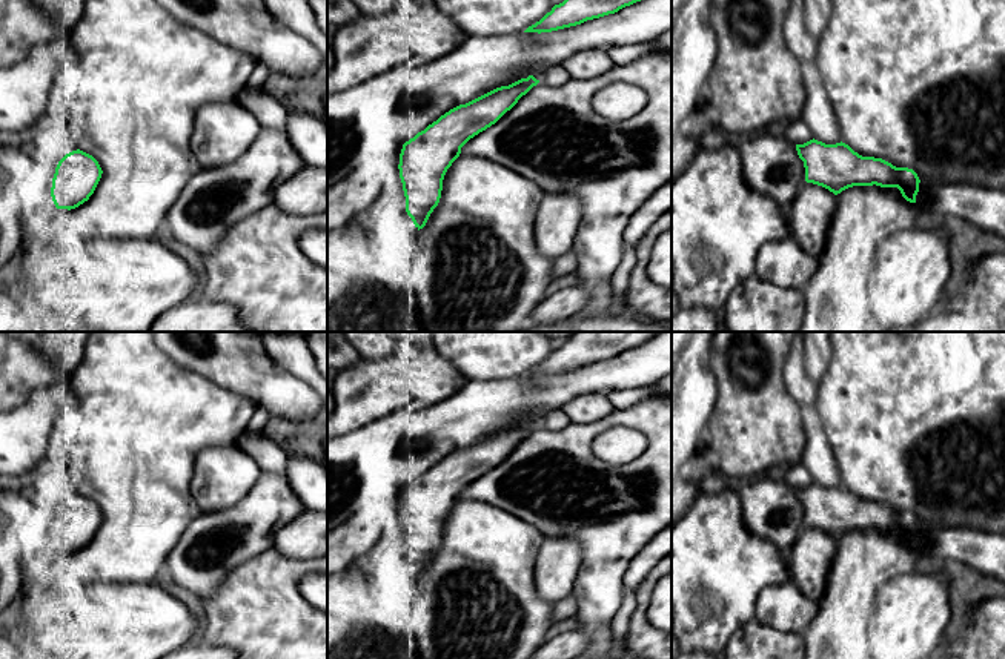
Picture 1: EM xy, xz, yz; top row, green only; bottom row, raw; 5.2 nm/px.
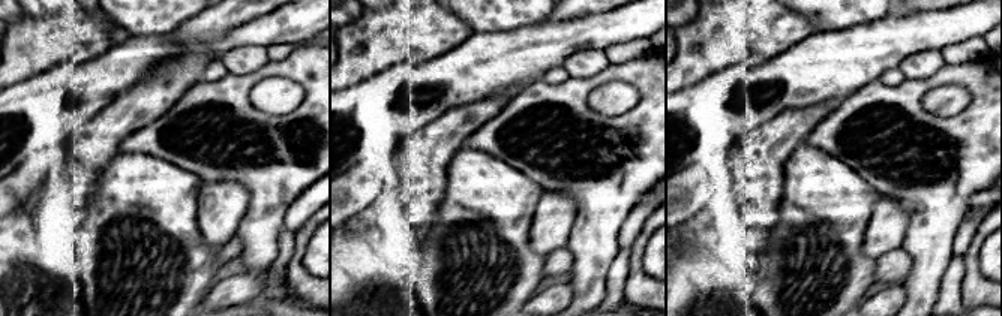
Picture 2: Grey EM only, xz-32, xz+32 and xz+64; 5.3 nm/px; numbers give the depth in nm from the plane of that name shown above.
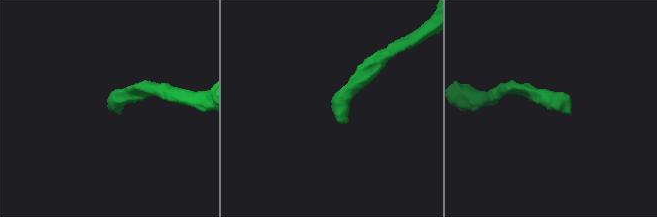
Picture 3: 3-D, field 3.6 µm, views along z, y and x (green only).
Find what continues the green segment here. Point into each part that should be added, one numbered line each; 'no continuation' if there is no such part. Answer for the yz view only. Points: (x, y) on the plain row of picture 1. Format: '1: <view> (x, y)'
1: yz (981, 550)

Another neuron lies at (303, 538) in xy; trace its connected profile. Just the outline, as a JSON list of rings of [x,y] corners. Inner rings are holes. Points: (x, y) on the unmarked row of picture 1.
[[[304,510],[278,530],[272,548],[303,561],[327,556],[327,512]]]

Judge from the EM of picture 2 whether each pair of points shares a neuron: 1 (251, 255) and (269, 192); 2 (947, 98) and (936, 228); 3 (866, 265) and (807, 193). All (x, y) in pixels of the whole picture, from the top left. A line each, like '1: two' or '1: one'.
1: one
2: two
3: one

